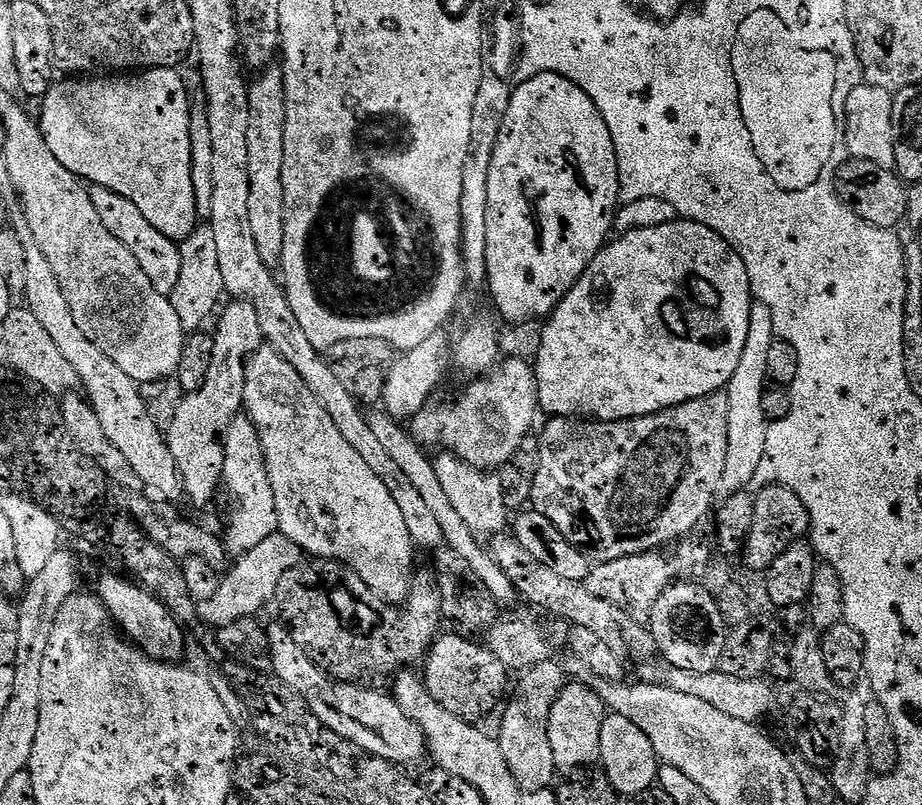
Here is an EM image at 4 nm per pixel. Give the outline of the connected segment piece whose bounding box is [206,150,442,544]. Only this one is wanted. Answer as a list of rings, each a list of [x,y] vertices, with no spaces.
[[[242,150],[240,156],[218,156],[218,154],[210,154],[210,164],[212,165],[212,193],[208,196],[208,215],[207,219],[213,226],[215,235],[215,245],[218,246],[218,263],[222,270],[222,282],[224,283],[225,293],[229,297],[237,300],[248,300],[253,304],[254,310],[258,314],[258,322],[261,324],[263,339],[287,362],[290,366],[294,366],[294,370],[298,370],[298,374],[306,382],[306,386],[310,386],[310,390],[322,402],[322,406],[330,414],[332,419],[332,427],[338,433],[340,440],[345,440],[358,450],[358,453],[366,460],[371,470],[378,478],[384,480],[386,487],[389,488],[390,494],[393,495],[394,501],[402,510],[402,515],[406,520],[406,527],[412,539],[418,539],[425,544],[436,544],[440,541],[442,526],[438,526],[438,518],[434,518],[434,513],[426,504],[425,499],[421,497],[415,487],[410,484],[410,478],[406,478],[402,470],[398,468],[398,463],[386,454],[385,449],[377,441],[377,437],[367,425],[367,418],[362,411],[361,405],[352,397],[350,390],[346,390],[346,386],[342,386],[338,382],[338,378],[334,374],[331,363],[321,353],[314,349],[309,339],[306,338],[301,326],[298,326],[298,320],[290,310],[290,304],[287,302],[284,289],[281,288],[281,281],[274,275],[273,269],[262,262],[262,258],[258,254],[258,246],[254,243],[254,234],[250,230],[250,174],[248,173],[248,155],[246,150]]]

